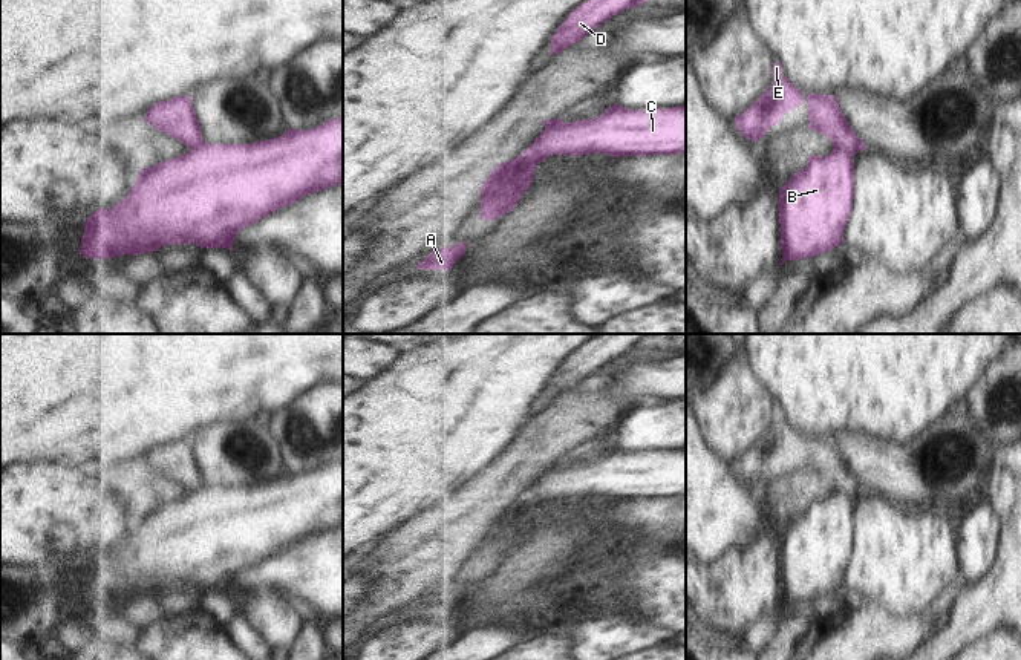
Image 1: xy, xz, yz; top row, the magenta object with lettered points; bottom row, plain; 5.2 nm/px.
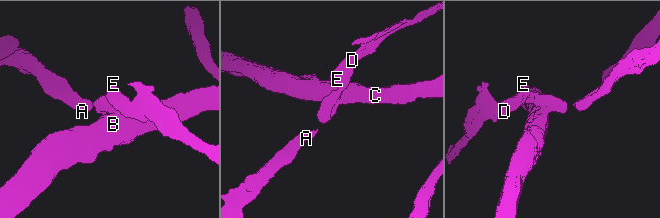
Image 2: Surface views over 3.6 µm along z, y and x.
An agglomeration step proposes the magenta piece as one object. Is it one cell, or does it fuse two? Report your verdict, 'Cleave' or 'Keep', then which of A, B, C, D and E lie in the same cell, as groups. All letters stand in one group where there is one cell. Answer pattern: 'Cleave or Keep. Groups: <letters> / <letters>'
Cleave. Groups: A D E / B C

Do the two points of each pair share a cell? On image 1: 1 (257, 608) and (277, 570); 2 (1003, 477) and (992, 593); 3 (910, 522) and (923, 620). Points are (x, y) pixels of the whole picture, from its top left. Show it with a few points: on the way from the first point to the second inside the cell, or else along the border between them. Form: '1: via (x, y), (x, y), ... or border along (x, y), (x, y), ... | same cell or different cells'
1: border along (290, 594), (267, 591), (247, 594), (239, 599) | different cells
2: via (1004, 506), (1004, 564) | same cell
3: border along (948, 584), (911, 614), (897, 616), (885, 608) | different cells

